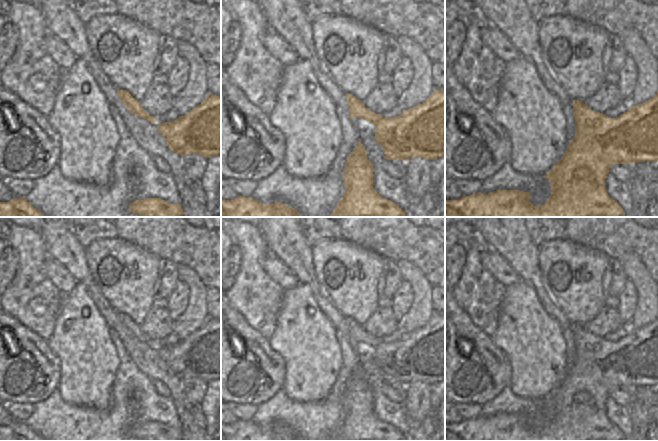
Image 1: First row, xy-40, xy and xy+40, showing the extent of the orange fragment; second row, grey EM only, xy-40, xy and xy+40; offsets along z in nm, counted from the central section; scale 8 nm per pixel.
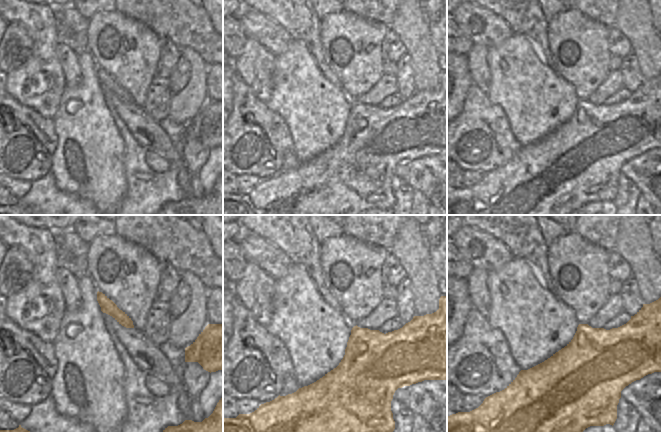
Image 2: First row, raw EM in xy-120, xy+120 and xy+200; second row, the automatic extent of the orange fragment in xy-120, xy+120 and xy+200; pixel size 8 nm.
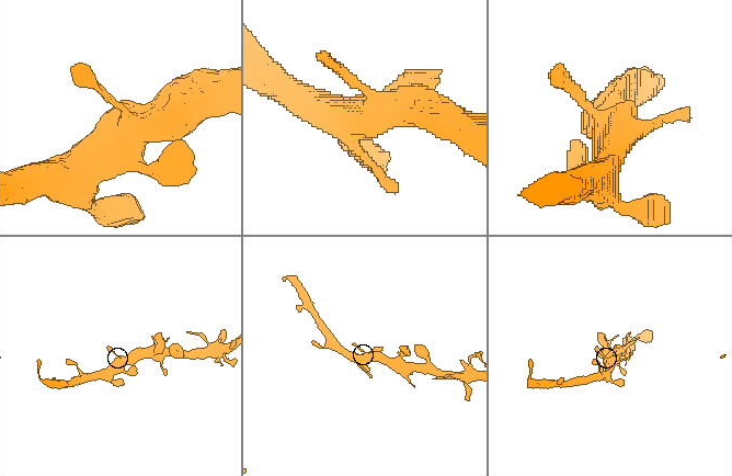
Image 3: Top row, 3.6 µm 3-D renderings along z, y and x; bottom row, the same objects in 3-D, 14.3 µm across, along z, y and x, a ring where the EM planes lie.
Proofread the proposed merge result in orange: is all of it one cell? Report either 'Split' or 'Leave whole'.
Leave whole.

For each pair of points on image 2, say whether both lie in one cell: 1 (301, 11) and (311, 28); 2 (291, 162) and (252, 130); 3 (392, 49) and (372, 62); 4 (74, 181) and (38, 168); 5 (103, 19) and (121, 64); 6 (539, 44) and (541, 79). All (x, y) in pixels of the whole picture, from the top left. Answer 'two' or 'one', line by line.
1: one
2: two
3: two
4: two
5: one
6: two

